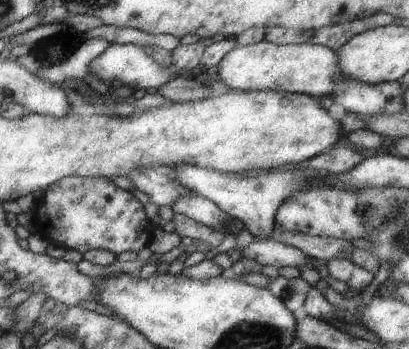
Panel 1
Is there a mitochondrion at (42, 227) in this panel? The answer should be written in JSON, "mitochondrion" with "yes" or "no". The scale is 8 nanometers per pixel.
{"mitochondrion":"no"}

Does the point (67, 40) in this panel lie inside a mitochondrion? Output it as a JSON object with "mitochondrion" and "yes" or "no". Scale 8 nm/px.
{"mitochondrion":"no"}

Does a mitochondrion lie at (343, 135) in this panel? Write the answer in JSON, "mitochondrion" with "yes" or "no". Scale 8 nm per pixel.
{"mitochondrion":"no"}

